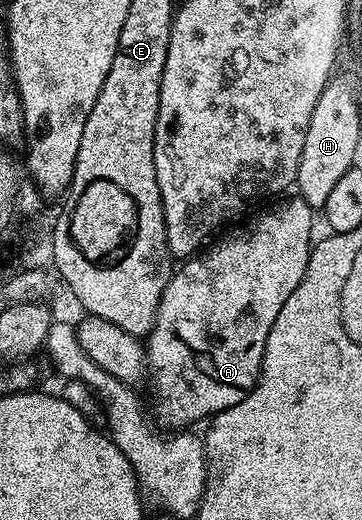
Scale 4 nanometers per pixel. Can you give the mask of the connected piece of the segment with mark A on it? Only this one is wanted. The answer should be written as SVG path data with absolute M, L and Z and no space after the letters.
M293 197L293 199L286 200L285 203L278 204L277 207L270 208L269 211L262 212L257 219L249 221L248 227L234 232L233 235L226 236L225 239L218 240L209 251L201 250L195 257L183 260L173 270L170 281L160 298L154 325L146 336L146 371L150 379L152 375L152 391L156 394L156 415L154 411L154 419L161 428L191 428L193 426L191 423L196 423L199 419L205 418L204 420L207 420L209 417L217 415L219 411L224 411L230 405L238 405L238 401L242 401L256 388L256 384L260 381L260 366L266 349L266 337L270 333L282 305L286 305L286 297L290 297L290 293L294 293L294 289L298 289L298 281L302 281L302 277L306 273L308 254L312 252L314 246L312 215L314 215L314 208L306 200Z

